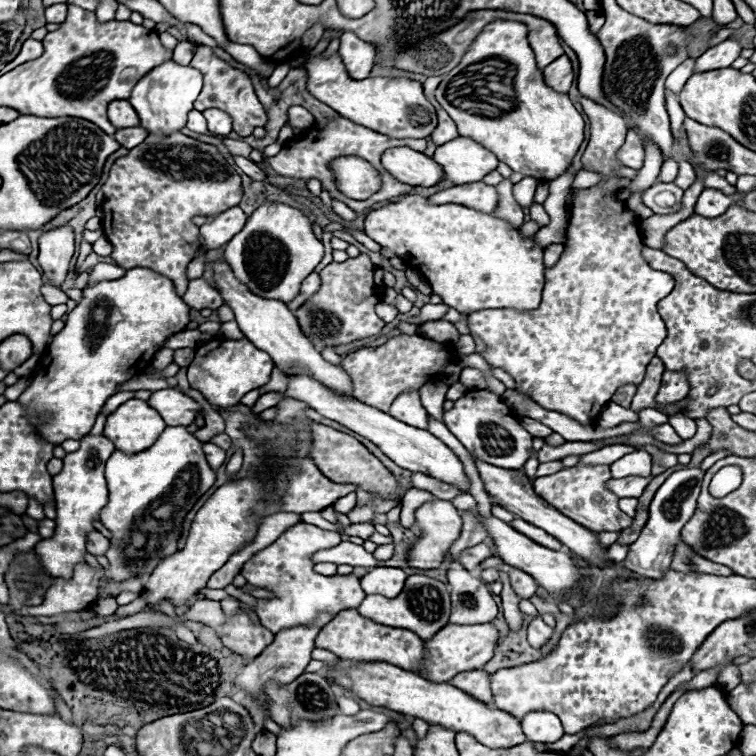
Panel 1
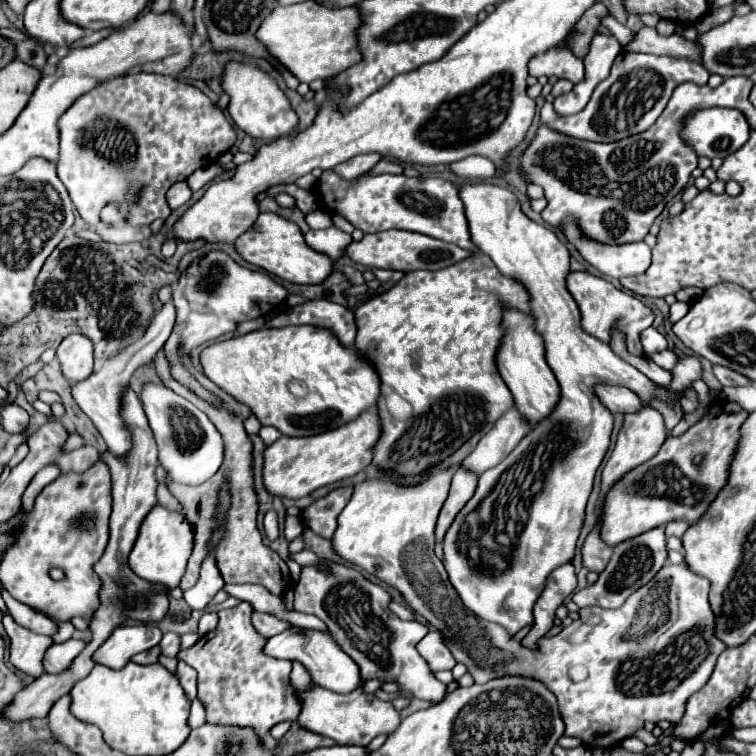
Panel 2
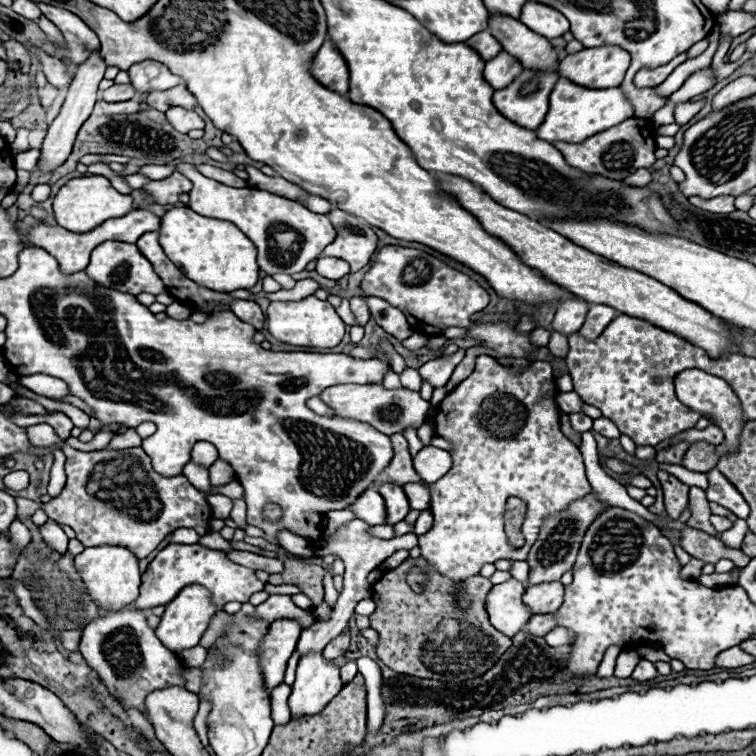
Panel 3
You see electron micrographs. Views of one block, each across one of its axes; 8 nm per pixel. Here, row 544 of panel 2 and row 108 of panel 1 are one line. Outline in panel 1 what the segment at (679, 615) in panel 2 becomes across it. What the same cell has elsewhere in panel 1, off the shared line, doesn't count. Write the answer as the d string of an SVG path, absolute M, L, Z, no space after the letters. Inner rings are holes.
M324 52L310 56L304 68L308 74L306 88L314 98L328 104L344 118L362 124L370 130L388 134L392 138L428 138L438 124L436 110L422 92L422 82L410 78L386 78L386 76L354 80L348 76L336 52L328 58L324 58Z

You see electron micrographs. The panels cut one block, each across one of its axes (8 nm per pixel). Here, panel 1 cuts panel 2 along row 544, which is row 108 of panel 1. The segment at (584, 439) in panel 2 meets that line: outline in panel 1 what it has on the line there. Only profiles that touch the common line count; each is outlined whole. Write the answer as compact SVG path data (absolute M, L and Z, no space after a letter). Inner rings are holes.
M500 18L490 22L490 26L472 40L472 46L468 46L460 64L444 74L436 88L436 100L456 122L462 136L476 138L476 142L488 146L488 150L492 150L492 154L496 154L496 158L508 164L514 172L550 182L572 164L572 158L584 140L584 120L566 94L554 92L544 84L542 70L538 70L534 52L526 38L528 28L522 22Z

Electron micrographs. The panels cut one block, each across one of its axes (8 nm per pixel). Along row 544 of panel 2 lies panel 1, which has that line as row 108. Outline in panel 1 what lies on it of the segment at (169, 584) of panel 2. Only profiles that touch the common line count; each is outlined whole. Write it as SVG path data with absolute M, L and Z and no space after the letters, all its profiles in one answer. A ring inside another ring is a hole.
M172 60L156 66L150 70L132 90L132 96L128 98L140 118L140 126L144 126L148 132L158 134L172 134L186 126L186 116L192 110L192 102L198 98L202 90L202 74L198 70L192 70L188 66L180 66Z

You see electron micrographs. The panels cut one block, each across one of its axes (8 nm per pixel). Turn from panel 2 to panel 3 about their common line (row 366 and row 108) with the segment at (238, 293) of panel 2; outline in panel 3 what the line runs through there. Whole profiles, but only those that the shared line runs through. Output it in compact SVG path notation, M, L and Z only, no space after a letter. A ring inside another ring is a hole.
M172 106L172 108L166 112L166 118L168 118L168 122L170 122L176 130L180 130L180 132L184 132L184 134L188 134L190 130L200 130L200 128L204 128L204 120L202 120L194 110L184 110L184 108L180 108L180 106Z

